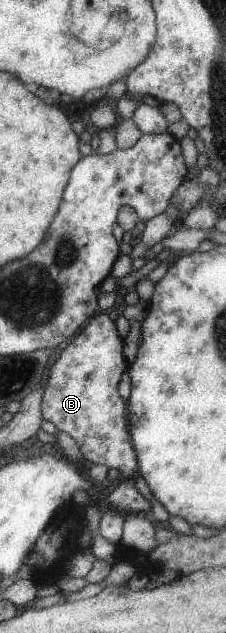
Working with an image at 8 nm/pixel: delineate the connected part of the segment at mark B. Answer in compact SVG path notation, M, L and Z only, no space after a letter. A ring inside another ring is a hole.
M99 312L54 362L43 412L57 430L66 432L77 442L84 459L114 468L122 474L122 480L130 480L138 464L126 422L126 404L118 394L118 382L128 370L122 348L122 338L114 322L108 314Z

